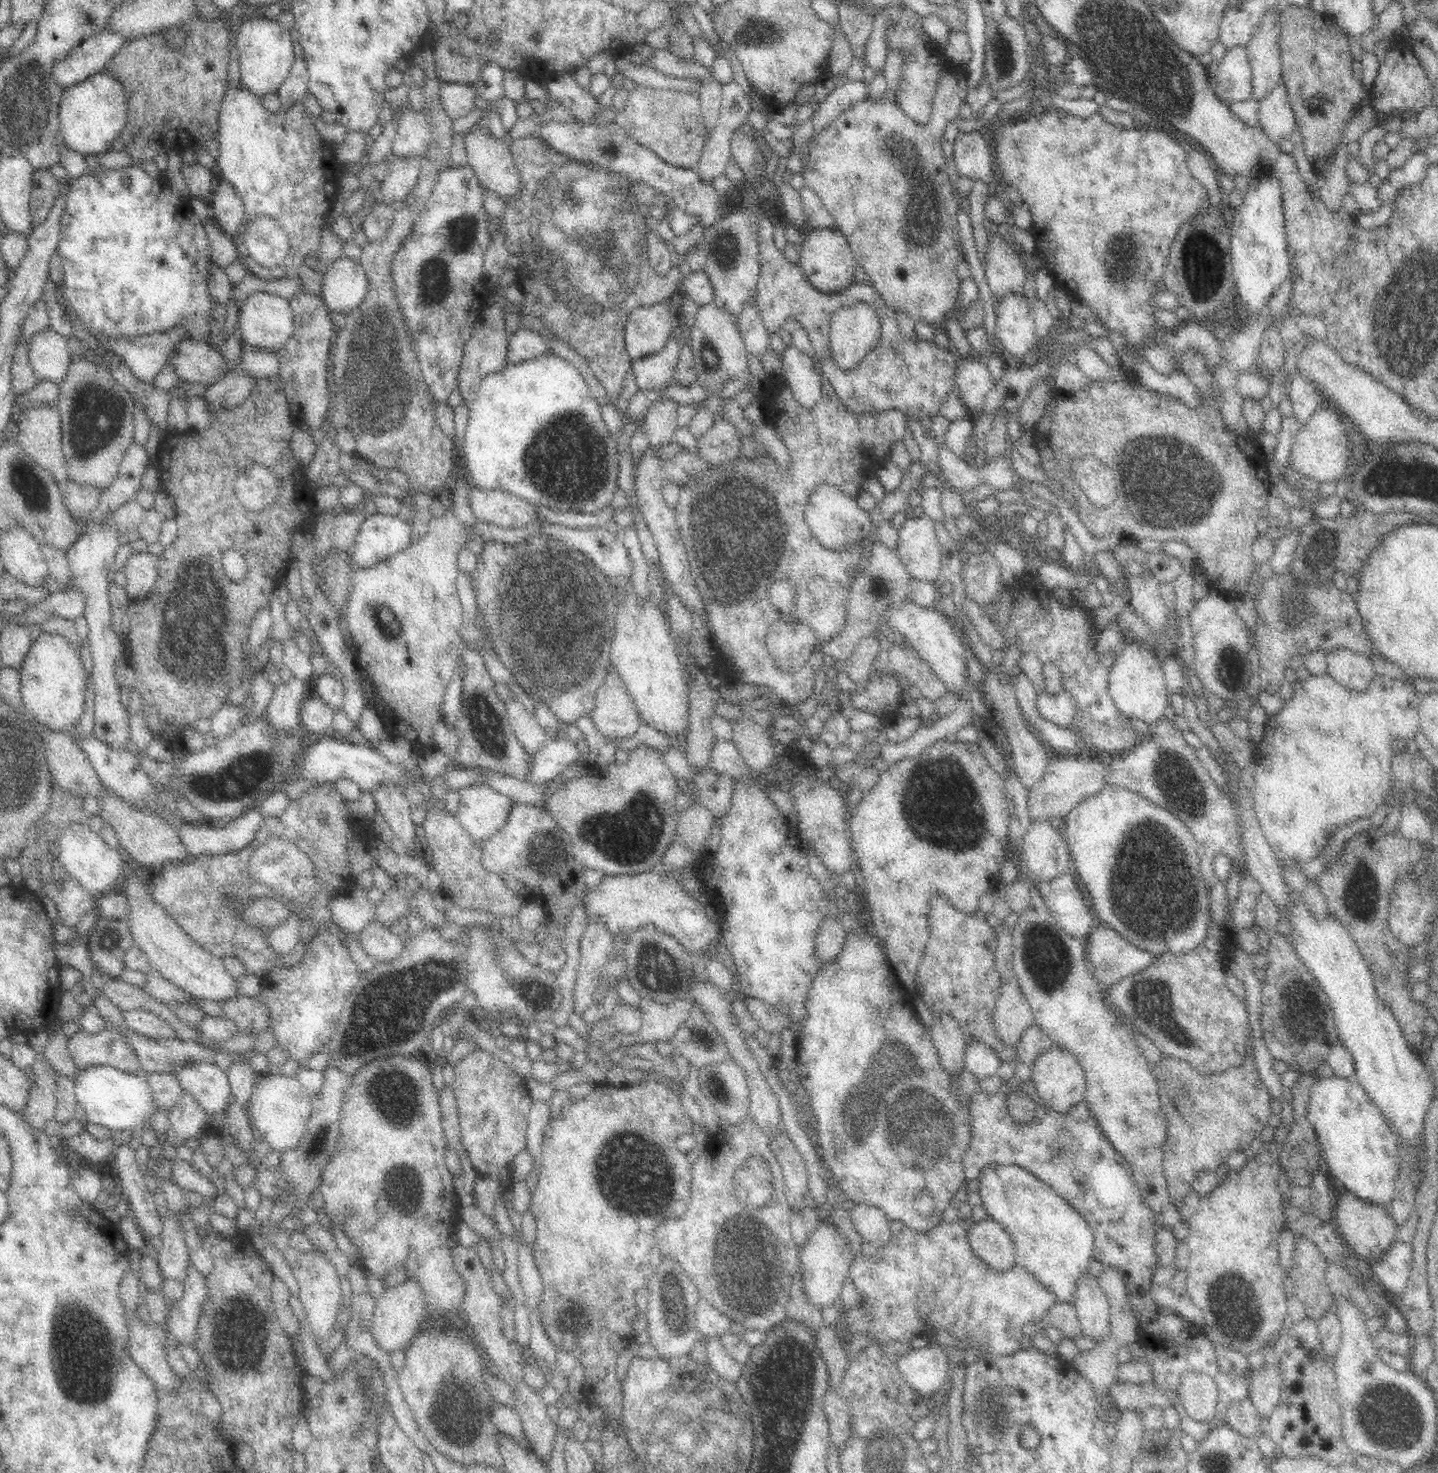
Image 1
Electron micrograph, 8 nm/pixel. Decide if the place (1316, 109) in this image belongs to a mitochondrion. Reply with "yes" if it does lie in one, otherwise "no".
no

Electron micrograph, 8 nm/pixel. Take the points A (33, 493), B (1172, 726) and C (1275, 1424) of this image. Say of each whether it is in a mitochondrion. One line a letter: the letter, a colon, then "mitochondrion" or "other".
A: mitochondrion
B: other
C: other

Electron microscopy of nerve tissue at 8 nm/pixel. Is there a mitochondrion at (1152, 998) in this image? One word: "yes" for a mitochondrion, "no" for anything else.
yes

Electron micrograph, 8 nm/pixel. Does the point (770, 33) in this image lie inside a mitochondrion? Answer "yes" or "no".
yes

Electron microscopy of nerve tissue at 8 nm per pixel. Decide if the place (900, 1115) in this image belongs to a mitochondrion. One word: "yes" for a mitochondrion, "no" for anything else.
yes

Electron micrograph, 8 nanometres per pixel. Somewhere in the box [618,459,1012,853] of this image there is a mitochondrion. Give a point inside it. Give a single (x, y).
(736, 529)

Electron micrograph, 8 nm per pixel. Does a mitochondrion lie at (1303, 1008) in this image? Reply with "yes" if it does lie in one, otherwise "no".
yes

